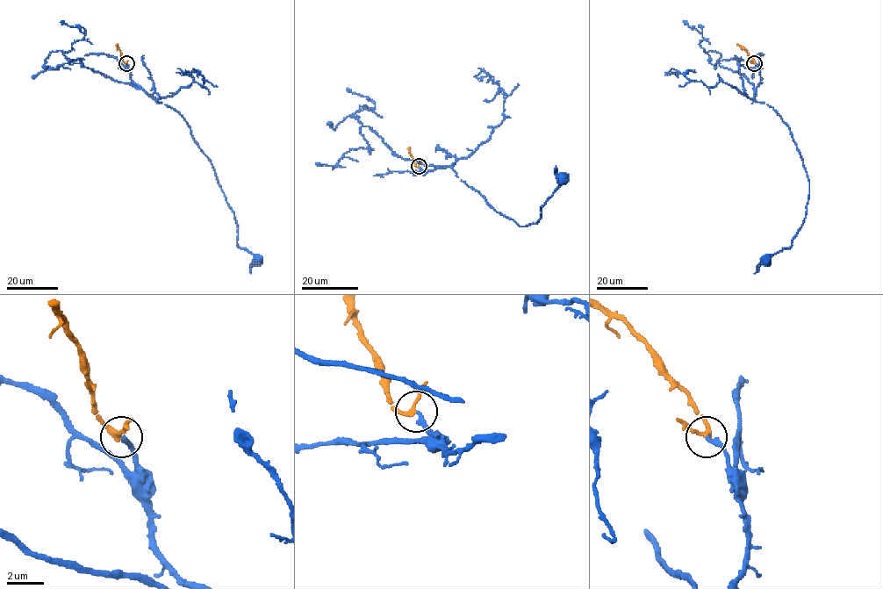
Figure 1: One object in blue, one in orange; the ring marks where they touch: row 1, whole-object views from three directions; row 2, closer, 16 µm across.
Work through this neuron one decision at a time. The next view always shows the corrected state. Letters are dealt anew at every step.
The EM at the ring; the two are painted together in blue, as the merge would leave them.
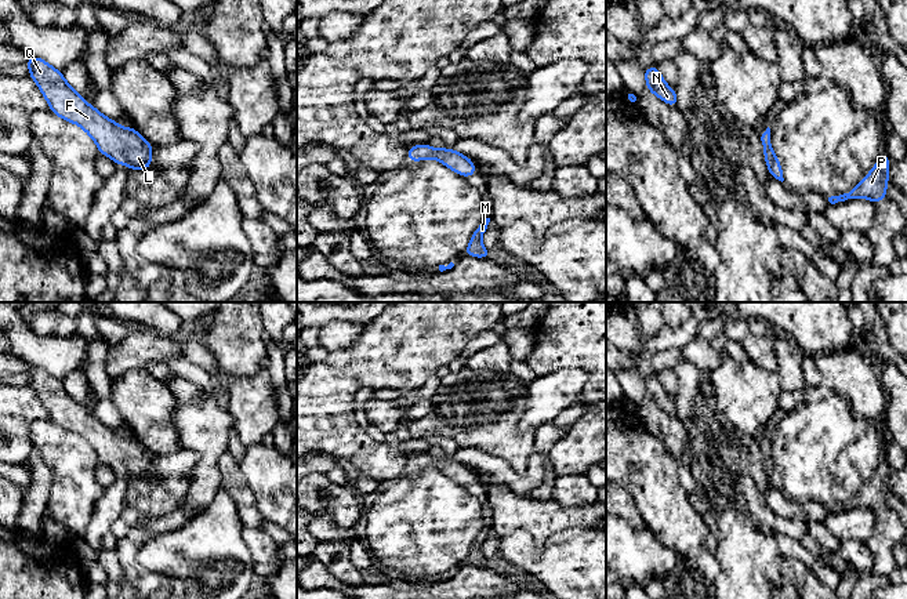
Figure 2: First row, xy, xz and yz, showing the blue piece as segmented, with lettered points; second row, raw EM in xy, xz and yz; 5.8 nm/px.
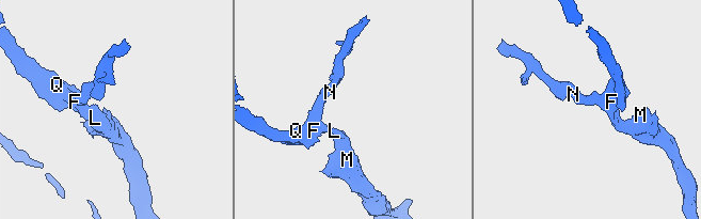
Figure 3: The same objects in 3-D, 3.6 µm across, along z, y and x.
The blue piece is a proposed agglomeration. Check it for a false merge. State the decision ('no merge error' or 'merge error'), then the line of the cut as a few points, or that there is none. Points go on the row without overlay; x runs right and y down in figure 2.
no merge error | no cut

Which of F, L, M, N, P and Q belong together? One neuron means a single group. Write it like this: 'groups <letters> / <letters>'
groups F L M N P Q

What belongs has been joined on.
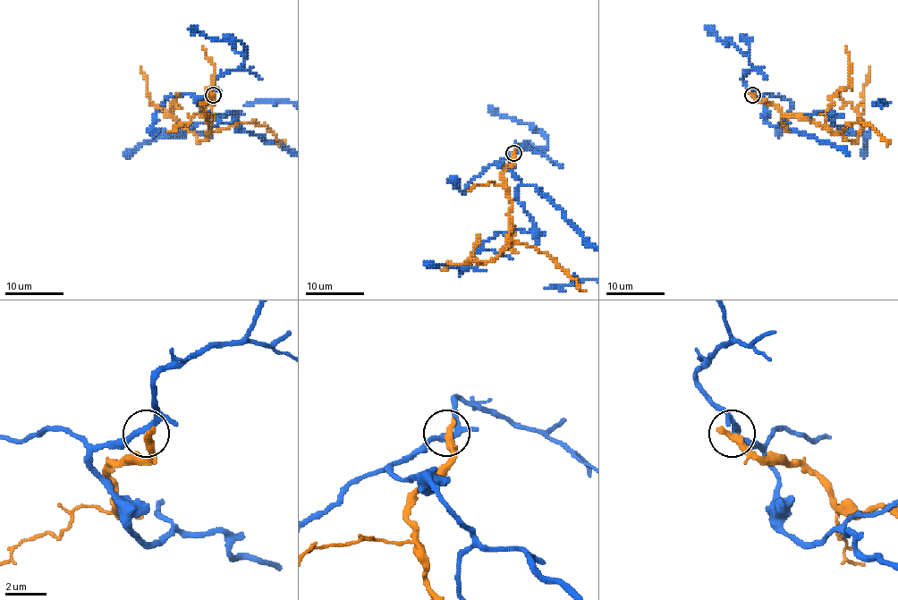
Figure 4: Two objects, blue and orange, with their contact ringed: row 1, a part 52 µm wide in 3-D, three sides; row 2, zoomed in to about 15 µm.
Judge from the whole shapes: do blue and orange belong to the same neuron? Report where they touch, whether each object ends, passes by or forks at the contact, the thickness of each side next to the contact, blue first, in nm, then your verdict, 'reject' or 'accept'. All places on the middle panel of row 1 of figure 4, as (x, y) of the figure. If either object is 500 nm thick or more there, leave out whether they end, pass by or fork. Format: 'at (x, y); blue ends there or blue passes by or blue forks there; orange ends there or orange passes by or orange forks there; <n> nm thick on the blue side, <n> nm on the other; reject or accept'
at (513, 153); blue passes by; orange ends there; 260 nm thick on the blue side, 400 nm on the other; reject

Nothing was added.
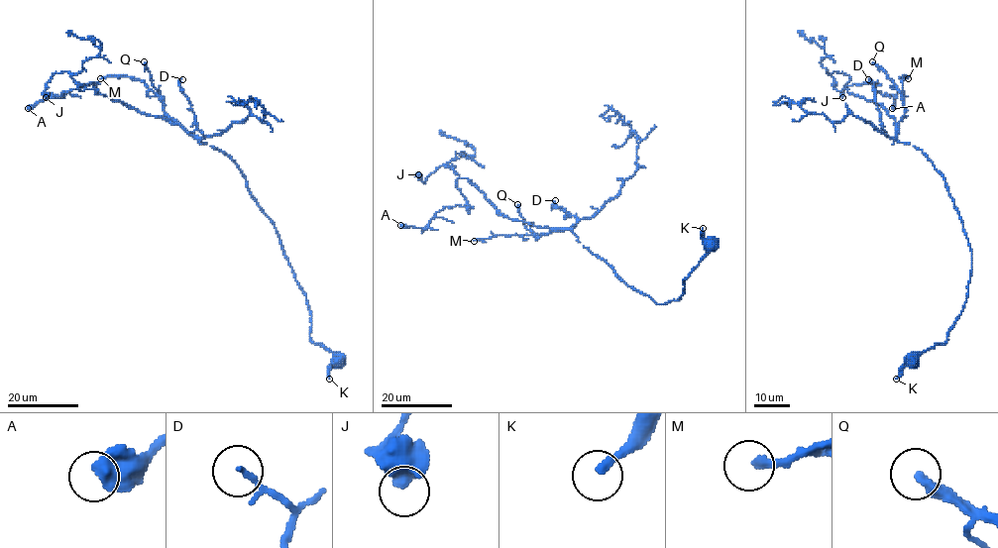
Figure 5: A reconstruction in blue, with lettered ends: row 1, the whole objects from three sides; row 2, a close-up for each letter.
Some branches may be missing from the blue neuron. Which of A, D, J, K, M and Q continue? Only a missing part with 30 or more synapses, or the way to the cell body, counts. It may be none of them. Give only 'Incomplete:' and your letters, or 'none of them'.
Incomplete: Q

